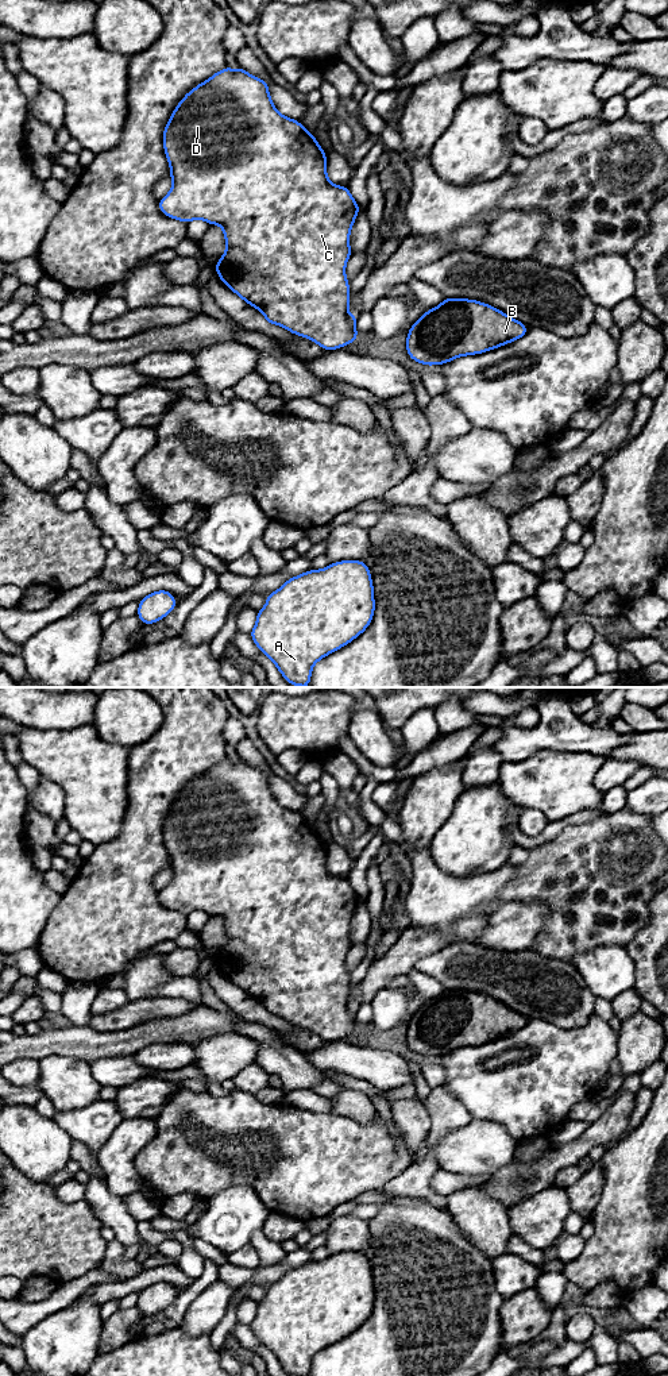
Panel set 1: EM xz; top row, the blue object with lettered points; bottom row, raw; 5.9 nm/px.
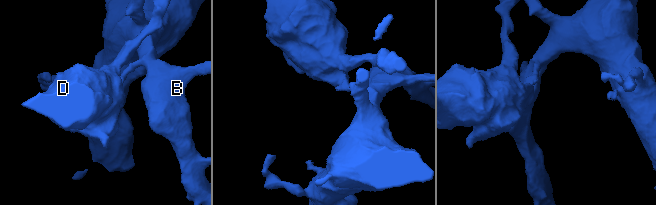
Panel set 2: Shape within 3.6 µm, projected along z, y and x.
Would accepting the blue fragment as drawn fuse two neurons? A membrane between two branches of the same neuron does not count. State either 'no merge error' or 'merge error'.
merge error

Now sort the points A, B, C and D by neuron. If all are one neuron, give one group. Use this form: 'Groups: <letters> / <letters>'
Groups: A B / C D

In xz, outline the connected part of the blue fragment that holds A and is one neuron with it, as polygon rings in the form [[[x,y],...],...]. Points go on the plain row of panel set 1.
[[[341,1252],[321,1261],[308,1261],[266,1290],[250,1327],[290,1376],[309,1376],[312,1358],[363,1325],[375,1303],[371,1264],[363,1252]]]

